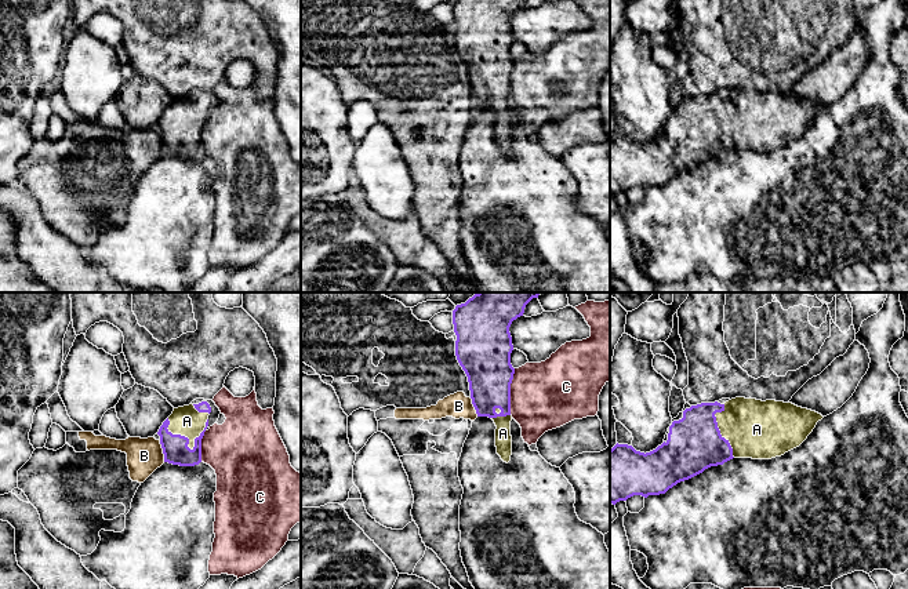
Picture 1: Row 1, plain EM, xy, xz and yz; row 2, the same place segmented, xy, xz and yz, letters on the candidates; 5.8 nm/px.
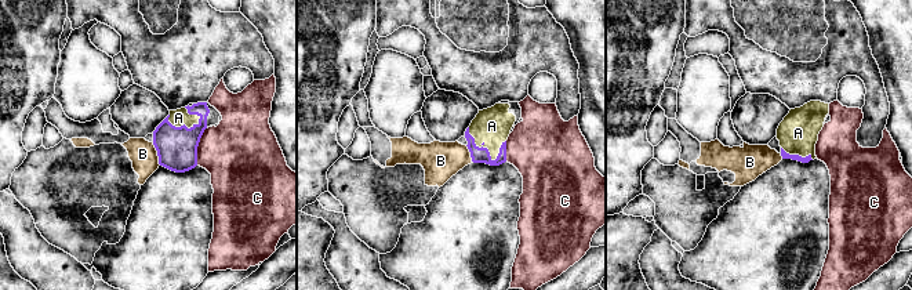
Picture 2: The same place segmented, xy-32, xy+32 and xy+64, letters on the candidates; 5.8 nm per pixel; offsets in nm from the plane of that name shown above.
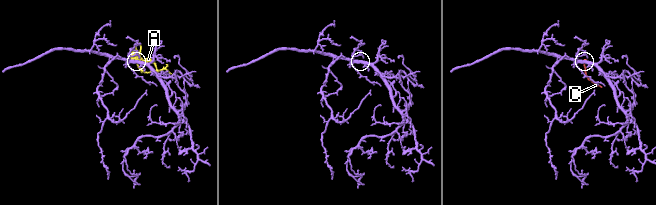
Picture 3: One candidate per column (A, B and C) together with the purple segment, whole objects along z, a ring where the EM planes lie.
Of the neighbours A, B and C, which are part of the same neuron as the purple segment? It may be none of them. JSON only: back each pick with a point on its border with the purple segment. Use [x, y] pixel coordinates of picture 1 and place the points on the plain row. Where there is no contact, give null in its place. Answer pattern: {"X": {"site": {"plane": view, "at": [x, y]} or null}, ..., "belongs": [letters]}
{"A": {"site": {"plane": "xy", "at": [188, 138]}}, "belongs": ["A"]}

